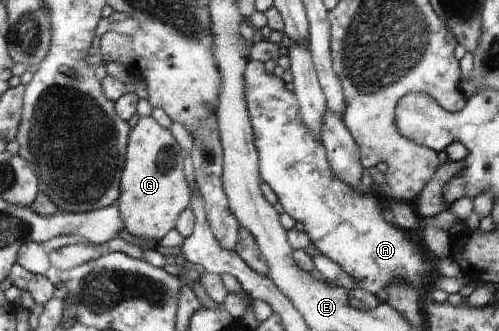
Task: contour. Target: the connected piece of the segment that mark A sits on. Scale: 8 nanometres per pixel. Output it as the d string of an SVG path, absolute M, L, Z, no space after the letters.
M251 59L246 66L246 104L250 107L250 122L253 124L254 142L258 147L258 168L261 181L269 185L277 200L291 218L303 222L305 231L312 240L312 246L322 255L331 258L347 272L356 283L355 288L367 290L377 295L381 288L391 284L405 282L423 288L427 282L421 282L425 274L431 270L431 262L391 224L387 224L381 216L372 192L351 188L347 182L335 176L334 168L326 157L326 147L320 138L313 136L307 126L303 126L302 115L299 114L299 102L293 92L287 92L278 76L269 76L263 70L263 61Z

